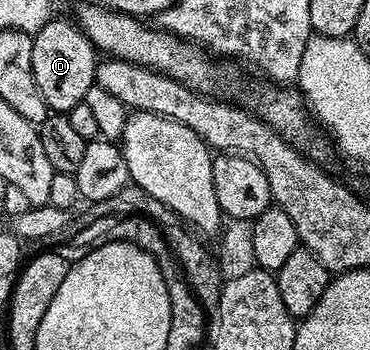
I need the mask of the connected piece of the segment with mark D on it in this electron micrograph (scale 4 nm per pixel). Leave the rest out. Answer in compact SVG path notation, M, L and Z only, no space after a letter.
M52 18L45 27L33 36L33 78L41 98L55 114L65 114L73 106L84 103L87 92L95 87L97 49L84 34L78 23Z

